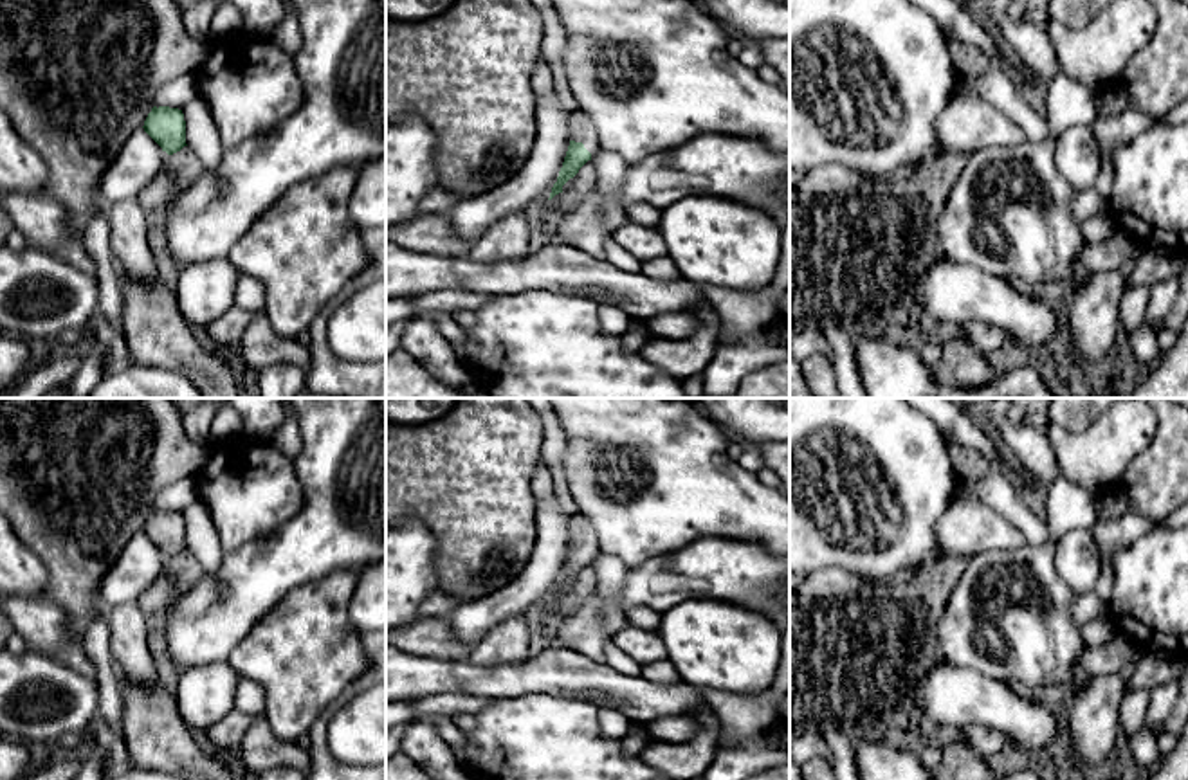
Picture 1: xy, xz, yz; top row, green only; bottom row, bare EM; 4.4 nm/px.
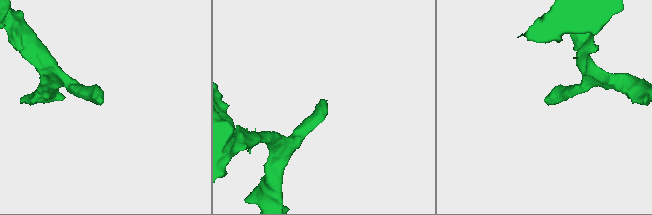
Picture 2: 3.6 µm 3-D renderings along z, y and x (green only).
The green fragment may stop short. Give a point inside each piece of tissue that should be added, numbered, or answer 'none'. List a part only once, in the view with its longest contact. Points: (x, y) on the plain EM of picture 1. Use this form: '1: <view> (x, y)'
1: xz (583, 534)

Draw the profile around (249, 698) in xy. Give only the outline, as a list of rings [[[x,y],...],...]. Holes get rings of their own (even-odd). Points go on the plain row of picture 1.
[[[240,677],[236,685],[234,708],[242,713],[261,713],[265,708],[265,690],[249,677]]]

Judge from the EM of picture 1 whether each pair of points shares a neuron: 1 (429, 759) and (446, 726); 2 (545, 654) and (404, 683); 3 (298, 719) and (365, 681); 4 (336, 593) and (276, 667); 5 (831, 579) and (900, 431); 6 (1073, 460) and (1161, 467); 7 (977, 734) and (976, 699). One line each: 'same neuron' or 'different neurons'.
1: different neurons
2: same neuron
3: different neurons
4: same neuron
5: different neurons
6: different neurons
7: different neurons

